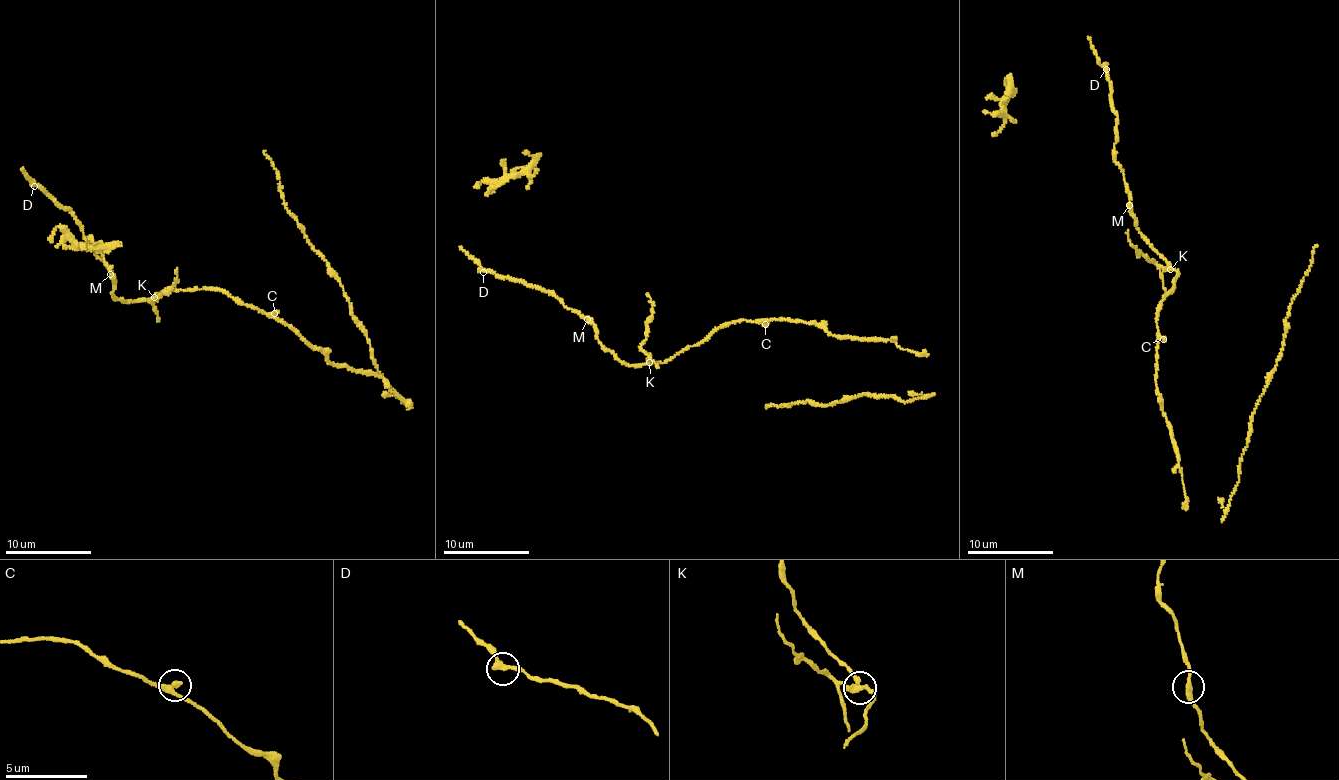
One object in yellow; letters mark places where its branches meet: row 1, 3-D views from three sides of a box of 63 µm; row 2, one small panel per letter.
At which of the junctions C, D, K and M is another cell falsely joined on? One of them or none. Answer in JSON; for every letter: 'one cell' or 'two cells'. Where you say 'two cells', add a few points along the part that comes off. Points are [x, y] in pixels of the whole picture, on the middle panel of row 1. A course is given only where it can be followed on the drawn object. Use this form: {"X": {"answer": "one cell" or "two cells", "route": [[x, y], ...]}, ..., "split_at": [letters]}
{"C": {"answer": "one cell"}, "D": {"answer": "one cell"}, "K": {"answer": "two cells", "route": [[649, 363], [649, 357], [641, 347], [652, 313], [648, 293]]}, "M": {"answer": "one cell"}, "split_at": ["K"]}

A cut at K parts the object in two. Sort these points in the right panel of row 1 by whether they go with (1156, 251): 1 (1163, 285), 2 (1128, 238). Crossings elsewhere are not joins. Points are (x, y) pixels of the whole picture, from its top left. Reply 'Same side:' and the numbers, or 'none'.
Same side: none

